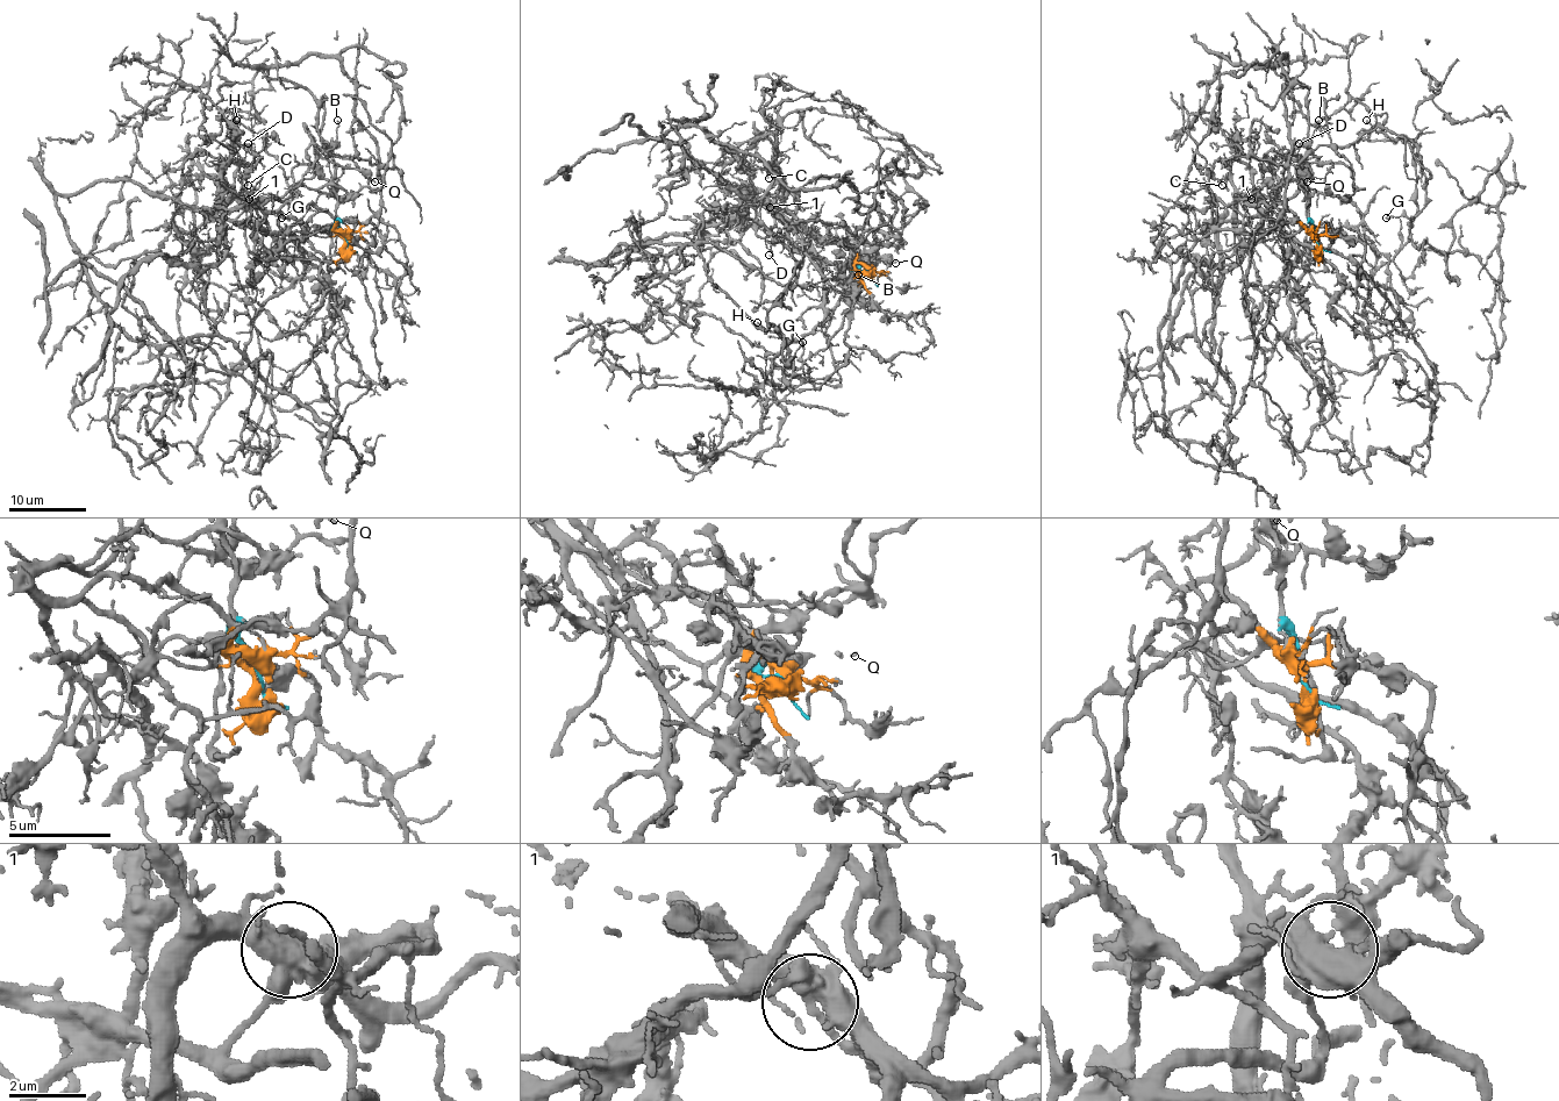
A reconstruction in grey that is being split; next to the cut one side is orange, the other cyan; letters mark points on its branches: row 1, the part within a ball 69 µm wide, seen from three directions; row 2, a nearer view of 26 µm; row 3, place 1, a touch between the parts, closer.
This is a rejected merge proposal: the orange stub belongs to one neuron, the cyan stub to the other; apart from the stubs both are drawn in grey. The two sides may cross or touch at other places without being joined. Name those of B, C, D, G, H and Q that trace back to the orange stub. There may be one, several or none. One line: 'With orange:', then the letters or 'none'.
With orange: B, C, D, Q

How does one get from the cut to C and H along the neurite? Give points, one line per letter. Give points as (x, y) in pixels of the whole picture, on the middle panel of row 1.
C: (867, 272), (815, 219), (784, 220), (743, 186), (772, 198), (780, 174), (771, 169), (769, 178)
H: (867, 272), (856, 254), (848, 292), (828, 321), (838, 384), (788, 374), (786, 342), (757, 322)

